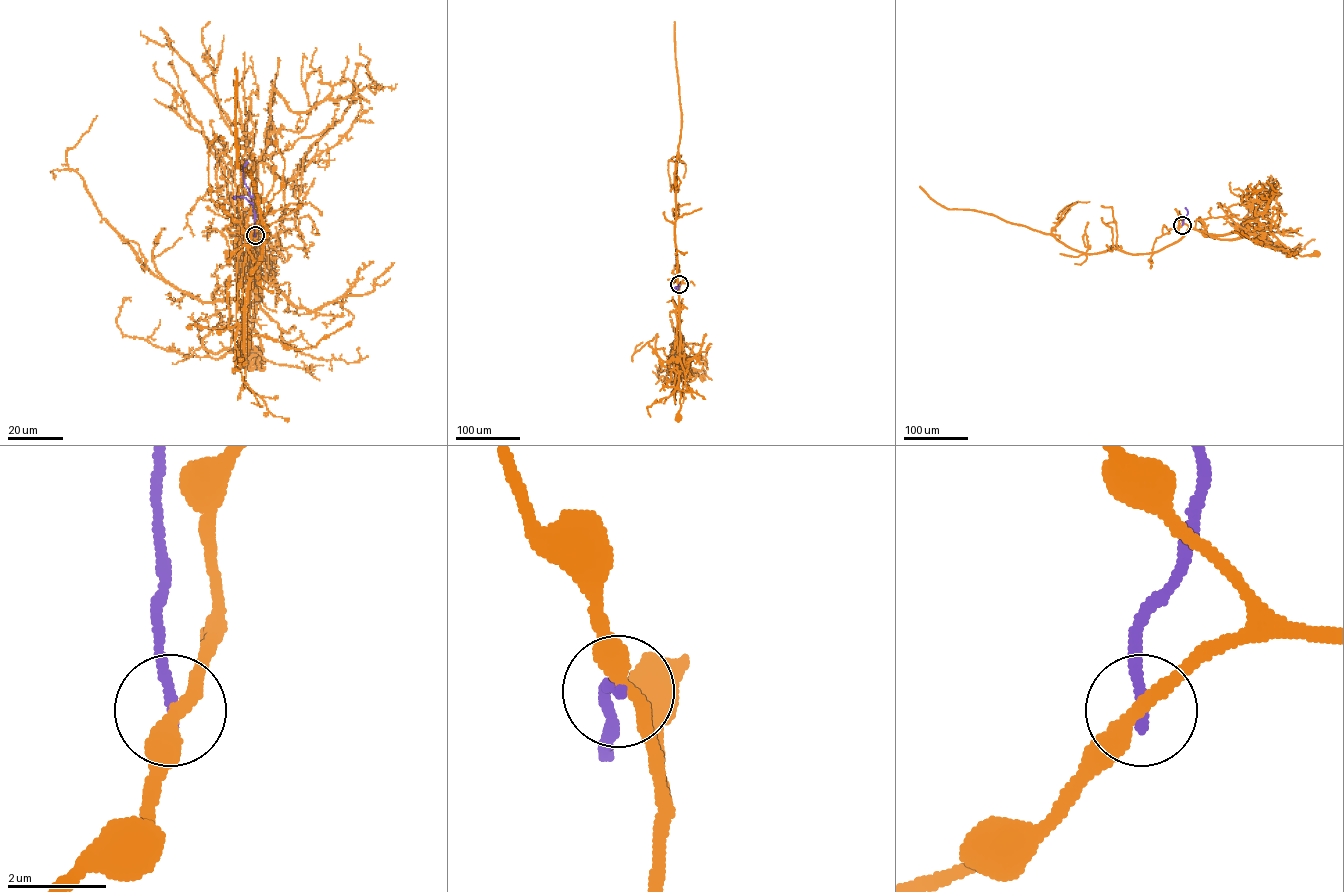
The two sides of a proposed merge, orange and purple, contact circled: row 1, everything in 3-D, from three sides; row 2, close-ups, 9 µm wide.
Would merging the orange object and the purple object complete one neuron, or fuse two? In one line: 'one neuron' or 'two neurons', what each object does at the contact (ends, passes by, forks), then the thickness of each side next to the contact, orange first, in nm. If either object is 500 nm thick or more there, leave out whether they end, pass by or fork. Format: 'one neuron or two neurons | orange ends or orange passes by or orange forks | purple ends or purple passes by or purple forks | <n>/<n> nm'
two neurons | orange passes by | purple ends | 320/220 nm

